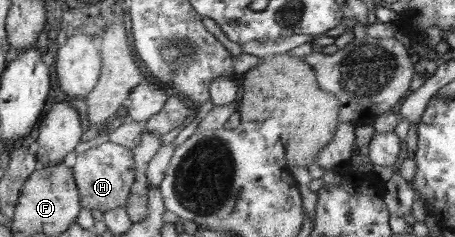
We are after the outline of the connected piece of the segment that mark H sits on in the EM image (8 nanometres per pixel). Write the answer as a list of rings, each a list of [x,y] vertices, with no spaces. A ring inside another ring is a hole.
[[[108,140],[98,147],[92,147],[78,154],[73,173],[81,196],[81,207],[91,211],[98,209],[106,213],[109,209],[126,205],[126,199],[132,193],[133,184],[136,183],[136,163],[133,151]]]

